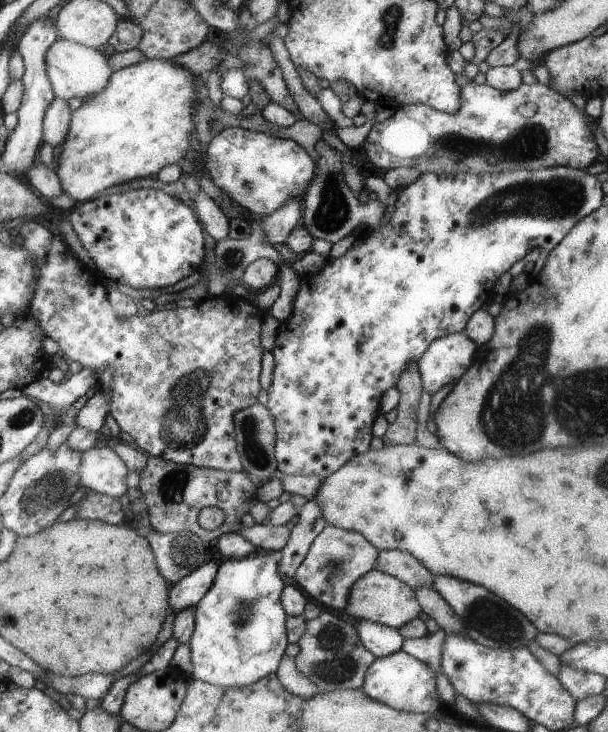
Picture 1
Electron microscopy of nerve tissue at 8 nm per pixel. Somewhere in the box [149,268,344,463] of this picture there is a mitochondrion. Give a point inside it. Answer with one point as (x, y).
(181, 427)

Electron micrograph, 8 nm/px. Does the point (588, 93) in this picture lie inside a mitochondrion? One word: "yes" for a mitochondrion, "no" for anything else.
no

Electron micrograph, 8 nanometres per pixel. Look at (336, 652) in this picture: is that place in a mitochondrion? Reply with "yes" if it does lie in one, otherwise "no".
yes

